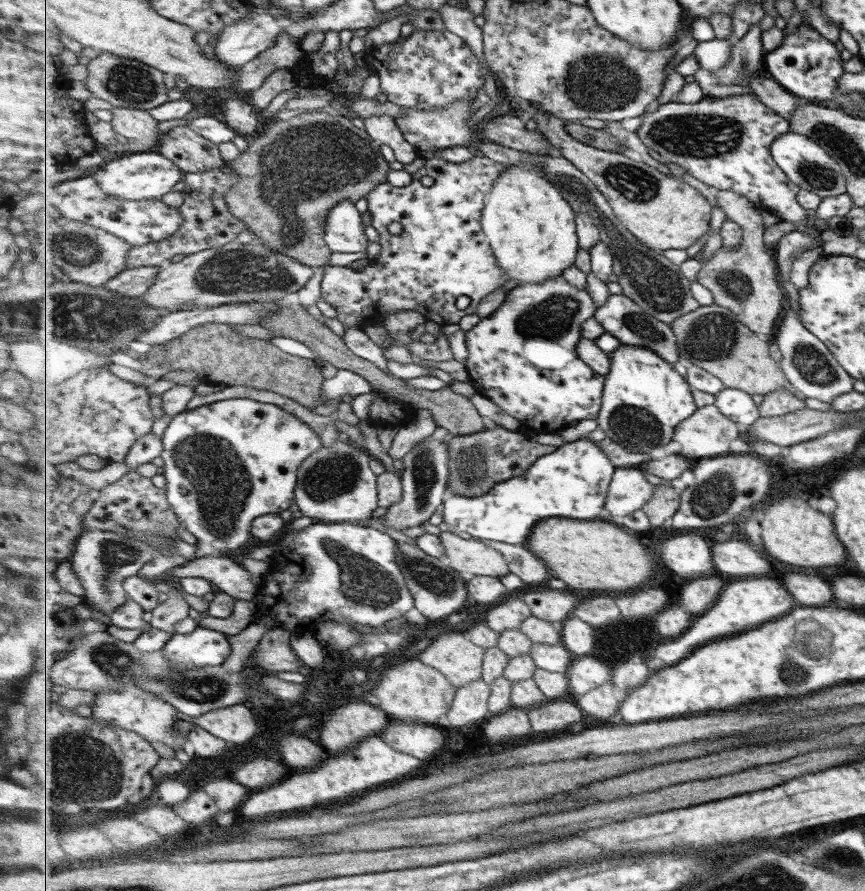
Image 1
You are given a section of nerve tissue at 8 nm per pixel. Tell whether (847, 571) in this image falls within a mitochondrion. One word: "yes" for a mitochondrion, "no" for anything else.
no

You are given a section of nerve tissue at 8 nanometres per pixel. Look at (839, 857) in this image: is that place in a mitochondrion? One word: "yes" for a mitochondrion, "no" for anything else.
yes

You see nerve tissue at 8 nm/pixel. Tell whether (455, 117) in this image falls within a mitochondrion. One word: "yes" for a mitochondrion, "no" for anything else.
yes

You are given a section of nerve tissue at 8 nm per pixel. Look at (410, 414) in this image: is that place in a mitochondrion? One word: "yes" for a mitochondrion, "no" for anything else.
no

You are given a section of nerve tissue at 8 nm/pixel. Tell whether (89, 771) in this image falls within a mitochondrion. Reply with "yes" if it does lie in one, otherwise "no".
yes

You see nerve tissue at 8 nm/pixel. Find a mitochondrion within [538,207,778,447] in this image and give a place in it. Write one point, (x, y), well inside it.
(714, 336)

